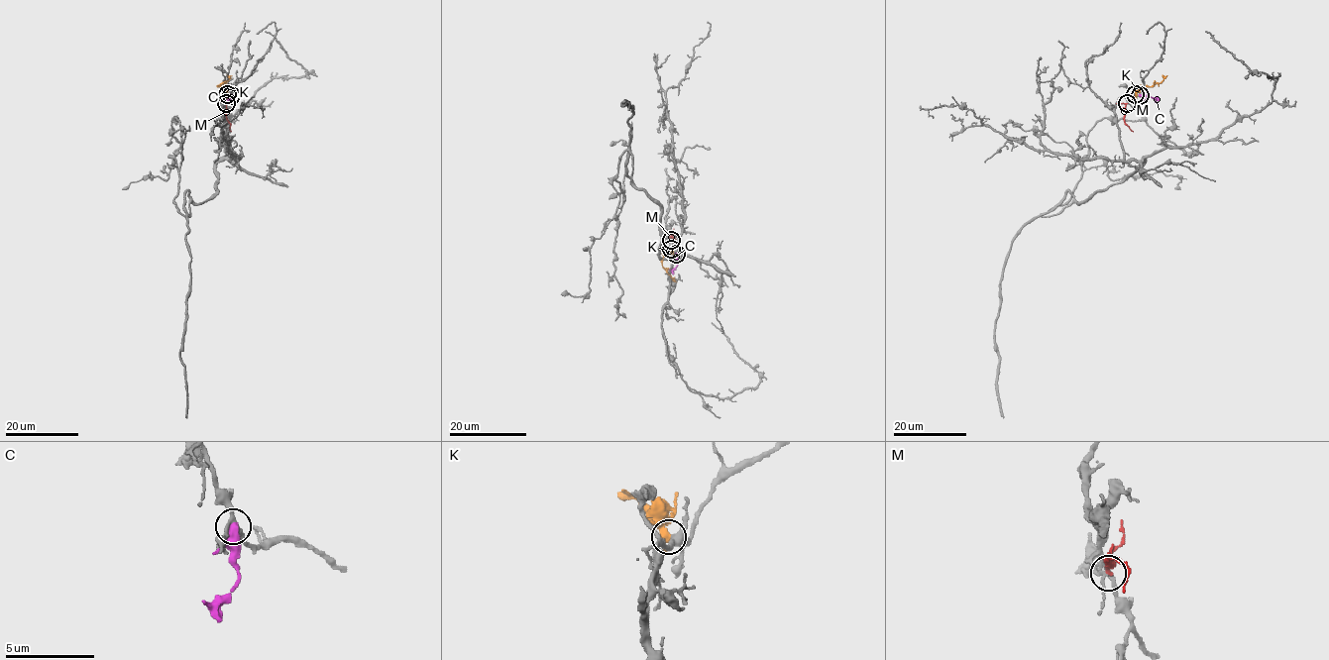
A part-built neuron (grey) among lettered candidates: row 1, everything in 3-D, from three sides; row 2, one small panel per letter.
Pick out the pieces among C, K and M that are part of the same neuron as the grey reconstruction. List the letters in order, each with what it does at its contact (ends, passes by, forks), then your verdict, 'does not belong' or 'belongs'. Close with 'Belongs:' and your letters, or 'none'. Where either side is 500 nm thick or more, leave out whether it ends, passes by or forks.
C: it passes by | does not belong
K: it passes by | belongs
M: it passes by | does not belong
Belongs: K

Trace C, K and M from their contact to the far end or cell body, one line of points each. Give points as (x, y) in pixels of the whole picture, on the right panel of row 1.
C: (1140, 95), (1148, 95), (1155, 101)
K: (1136, 94), (1141, 87), (1153, 86), (1167, 75)
M: (1127, 103), (1124, 121), (1133, 132)

